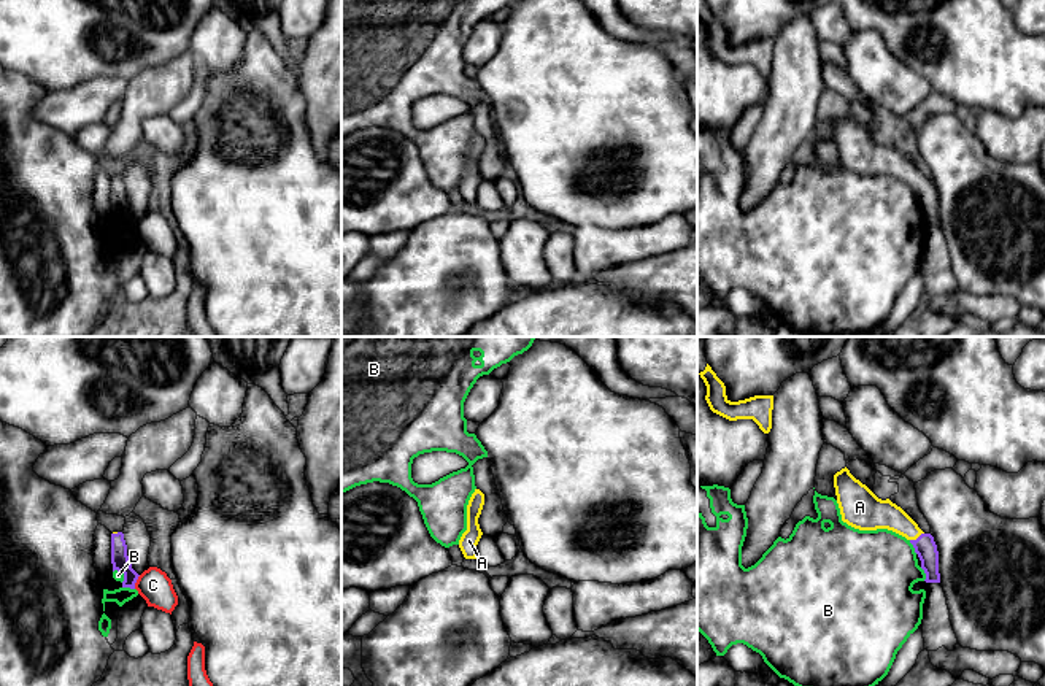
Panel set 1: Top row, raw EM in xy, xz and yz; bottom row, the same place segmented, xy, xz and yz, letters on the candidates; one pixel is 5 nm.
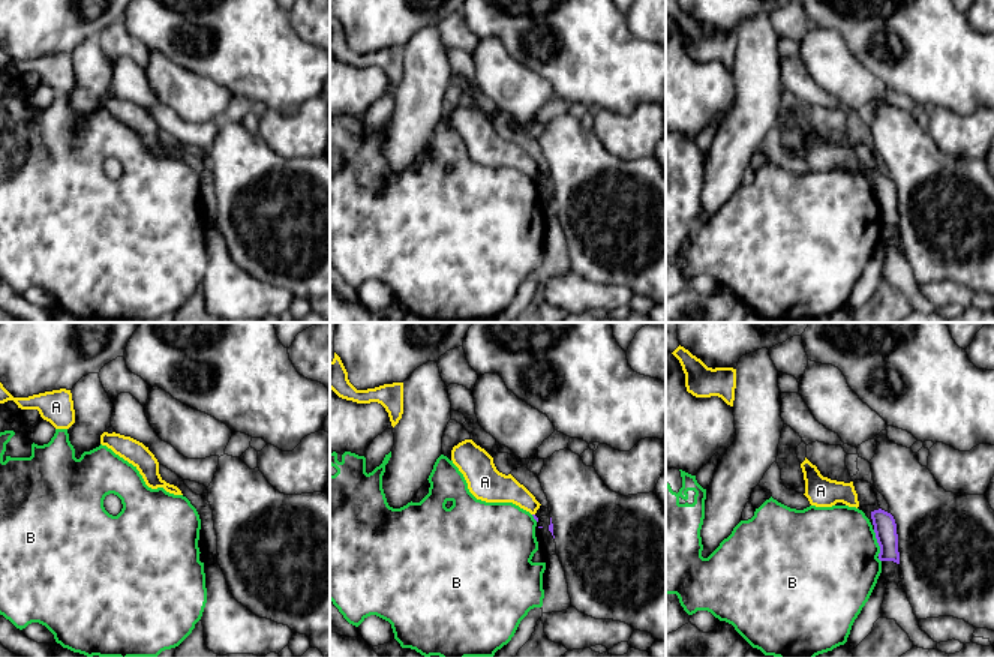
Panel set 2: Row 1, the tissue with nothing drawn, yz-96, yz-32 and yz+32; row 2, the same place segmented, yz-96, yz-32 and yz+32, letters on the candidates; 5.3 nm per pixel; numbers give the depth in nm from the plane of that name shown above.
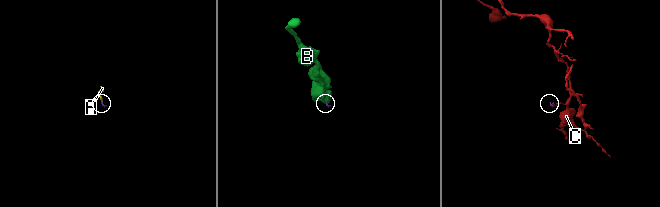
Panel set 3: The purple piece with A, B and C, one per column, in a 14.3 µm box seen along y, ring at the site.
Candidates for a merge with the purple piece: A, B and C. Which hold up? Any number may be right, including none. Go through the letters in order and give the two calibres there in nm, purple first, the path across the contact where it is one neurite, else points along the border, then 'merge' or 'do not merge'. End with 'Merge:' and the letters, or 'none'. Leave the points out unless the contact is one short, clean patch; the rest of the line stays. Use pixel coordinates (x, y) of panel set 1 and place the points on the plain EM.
A: 110/160 nm | across yz (925, 191), (918, 181), (894, 162), (875, 158) | merge
B: 110/440 nm | along yz (909, 184), (917, 197) | do not merge
C: 90/170 nm | along xy (140, 219), (134, 232) | do not merge
Merge: A

